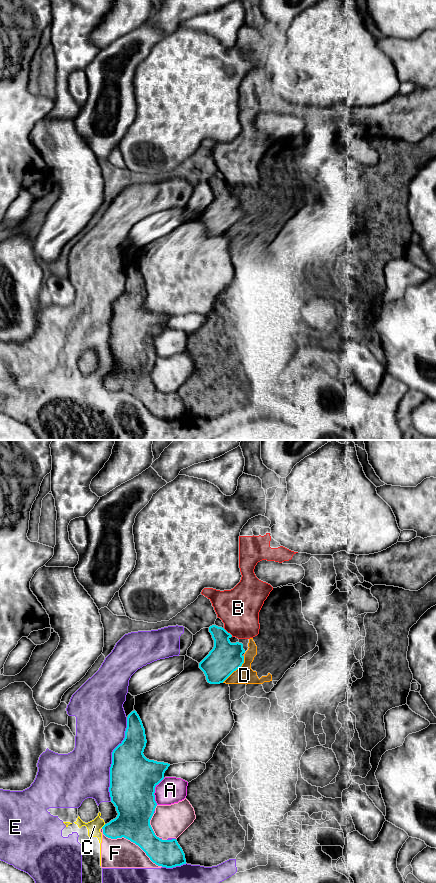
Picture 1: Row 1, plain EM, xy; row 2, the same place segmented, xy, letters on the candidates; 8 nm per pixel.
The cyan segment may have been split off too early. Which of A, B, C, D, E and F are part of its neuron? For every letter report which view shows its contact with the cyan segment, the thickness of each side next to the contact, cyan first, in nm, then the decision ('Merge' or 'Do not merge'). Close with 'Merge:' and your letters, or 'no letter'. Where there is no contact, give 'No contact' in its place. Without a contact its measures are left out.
A: Touches cyan in xy. Thickness 380 nm (cyan) against 220 nm. Do not merge
B: Touches cyan in xy. Thickness 260 nm (cyan) against 320 nm. Do not merge
C: Touches cyan in xy. Thickness 280 nm (cyan) against 110 nm. Do not merge
D: Touches cyan in xy. Thickness 260 nm (cyan) against 140 nm. Do not merge
E: Touches cyan in xy. Thickness 380 nm (cyan) against 400 nm. Do not merge
F: Touches cyan in xy. Thickness 280 nm (cyan) against 240 nm. Do not merge
Merge: no letter

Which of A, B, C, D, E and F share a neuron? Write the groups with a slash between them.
A / B C E F / D

